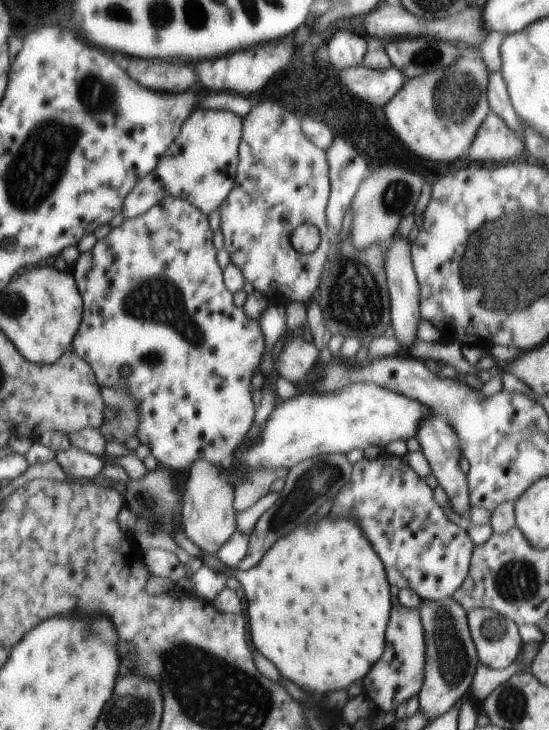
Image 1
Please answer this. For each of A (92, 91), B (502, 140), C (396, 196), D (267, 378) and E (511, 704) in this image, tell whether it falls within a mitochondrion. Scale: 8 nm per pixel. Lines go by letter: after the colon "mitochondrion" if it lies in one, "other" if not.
A: mitochondrion
B: other
C: mitochondrion
D: other
E: mitochondrion

